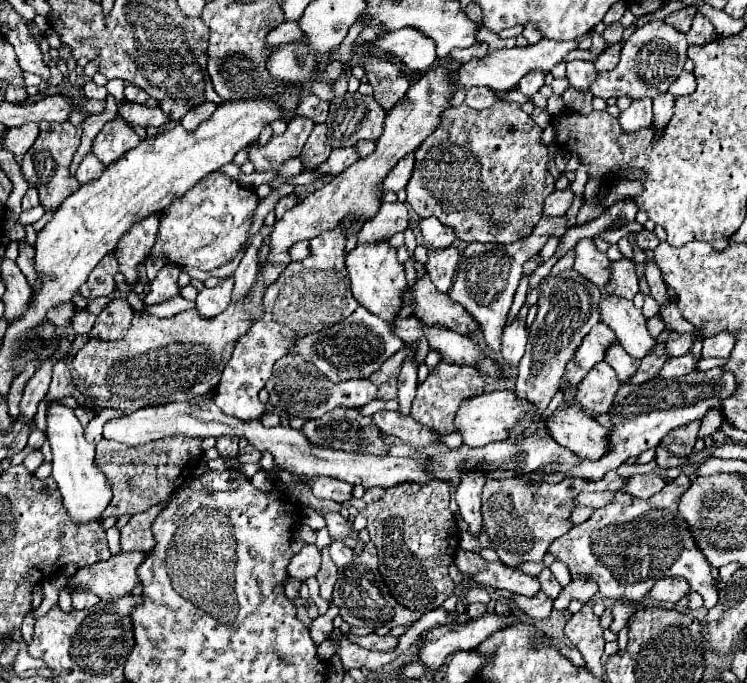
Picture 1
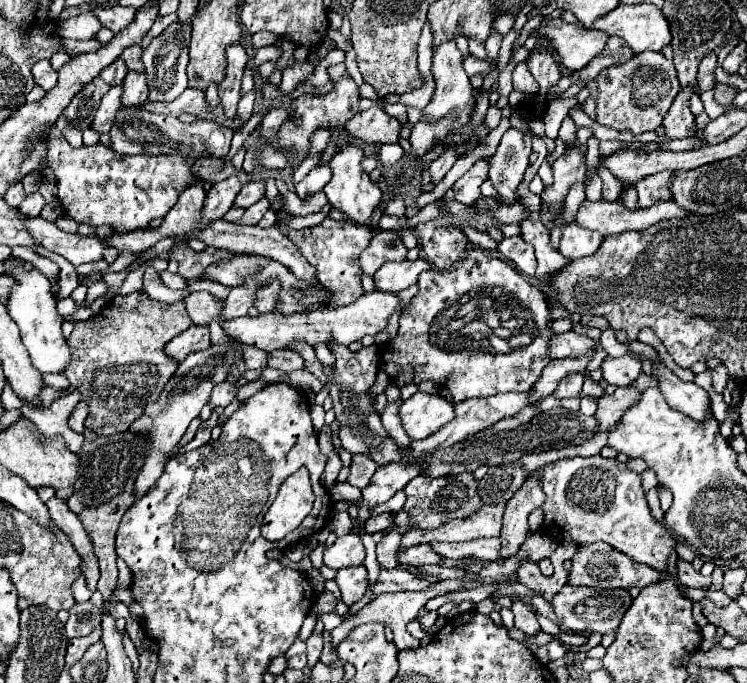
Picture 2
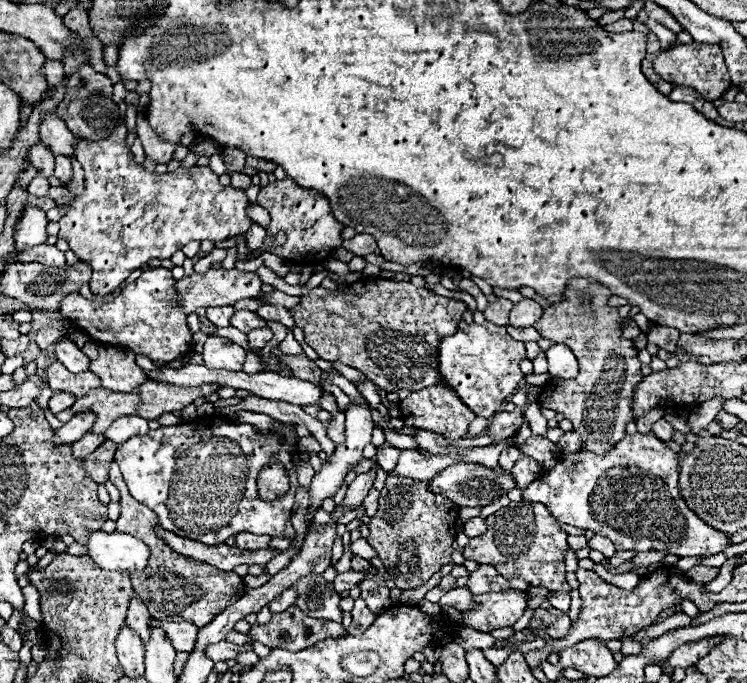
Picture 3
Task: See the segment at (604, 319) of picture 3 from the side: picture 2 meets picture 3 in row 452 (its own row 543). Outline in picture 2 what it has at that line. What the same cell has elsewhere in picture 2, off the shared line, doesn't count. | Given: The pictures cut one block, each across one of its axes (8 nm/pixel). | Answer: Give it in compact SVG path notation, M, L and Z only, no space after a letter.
M590 544L590 546L580 546L578 552L572 556L572 572L568 576L568 584L572 586L592 586L592 588L600 588L600 590L612 590L612 588L646 588L654 582L660 580L660 574L650 568L650 566L642 566L638 562L630 562L630 558L626 558L624 554L618 554L618 550L614 550L612 546L602 544Z

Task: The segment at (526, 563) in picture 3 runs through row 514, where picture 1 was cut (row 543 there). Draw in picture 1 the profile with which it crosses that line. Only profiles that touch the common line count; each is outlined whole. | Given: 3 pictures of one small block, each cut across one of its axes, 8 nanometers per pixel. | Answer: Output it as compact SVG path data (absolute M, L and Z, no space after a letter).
M616 470L608 472L602 480L572 480L566 478L560 484L534 484L528 478L508 478L508 480L486 480L482 490L482 516L484 528L490 536L492 550L498 554L500 562L516 568L524 562L542 562L548 552L550 542L558 540L562 534L570 532L574 526L570 514L574 510L574 500L580 492L602 492L616 490L626 484Z

